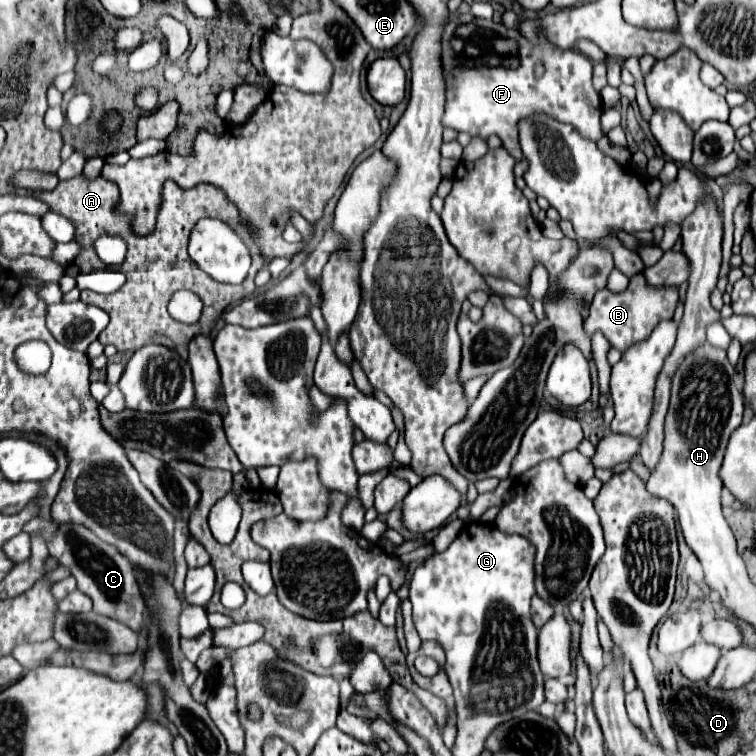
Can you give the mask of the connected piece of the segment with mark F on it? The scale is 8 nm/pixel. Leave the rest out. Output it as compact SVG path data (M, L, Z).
M458 14L448 22L442 34L442 64L444 64L444 78L448 78L446 112L442 124L458 132L468 132L470 136L480 136L480 138L498 134L502 146L516 160L522 158L518 142L518 122L532 114L544 112L554 120L572 124L580 132L580 136L594 142L598 142L604 136L600 130L602 100L593 87L592 62L580 52L558 50L546 40L542 40L540 46L534 46L526 38L522 38L514 28L506 28L500 22L482 20L476 18L474 14Z

